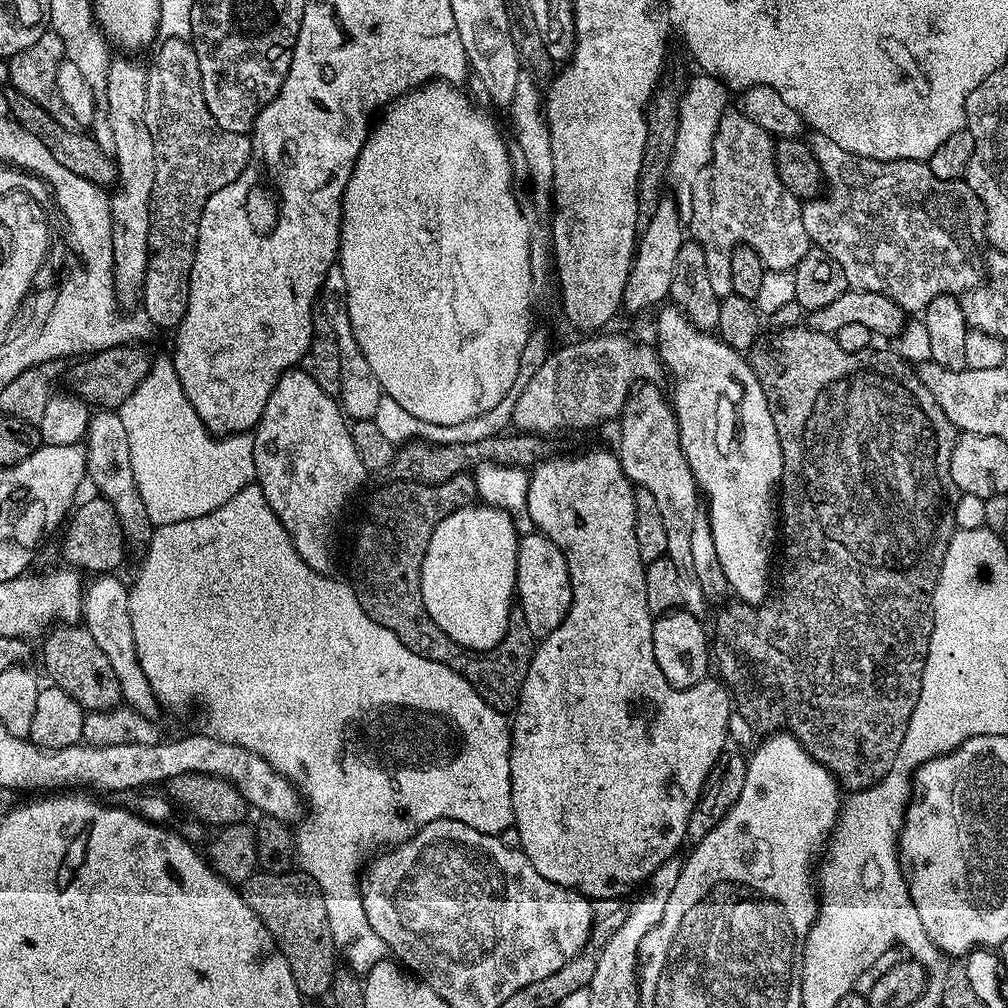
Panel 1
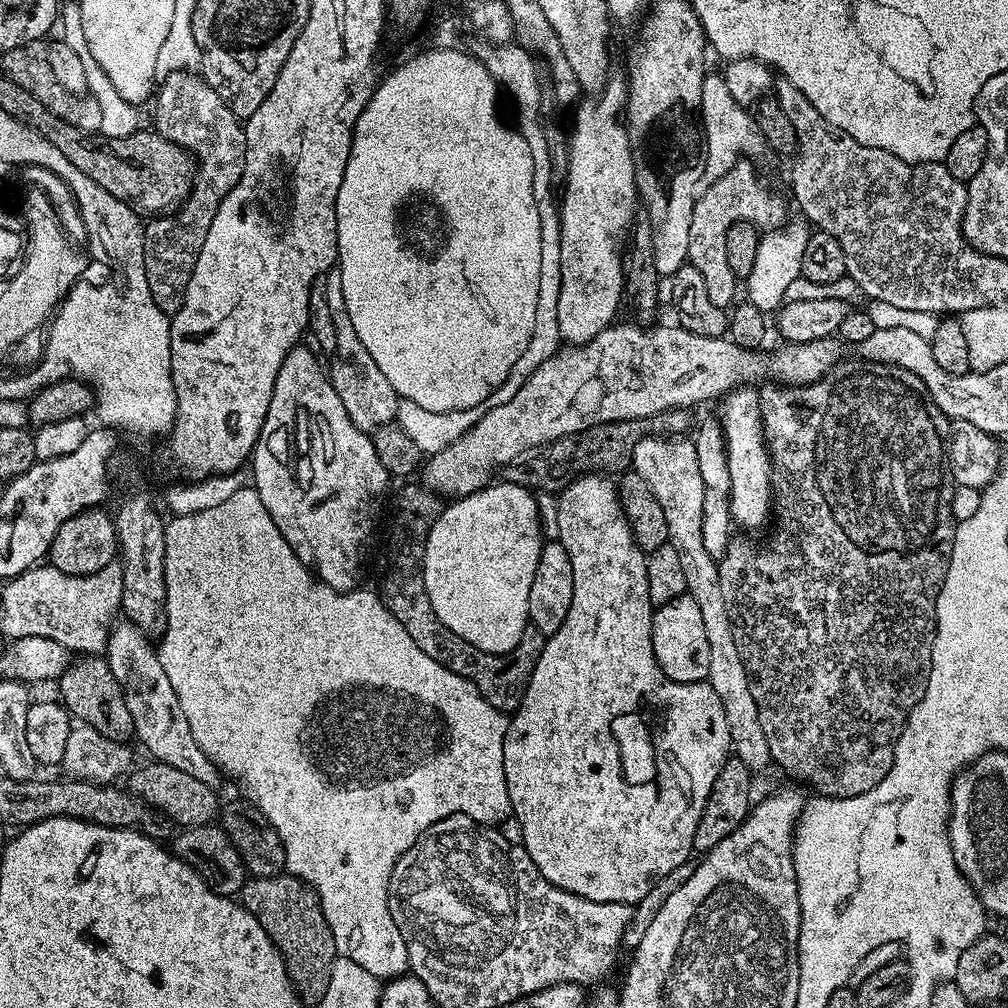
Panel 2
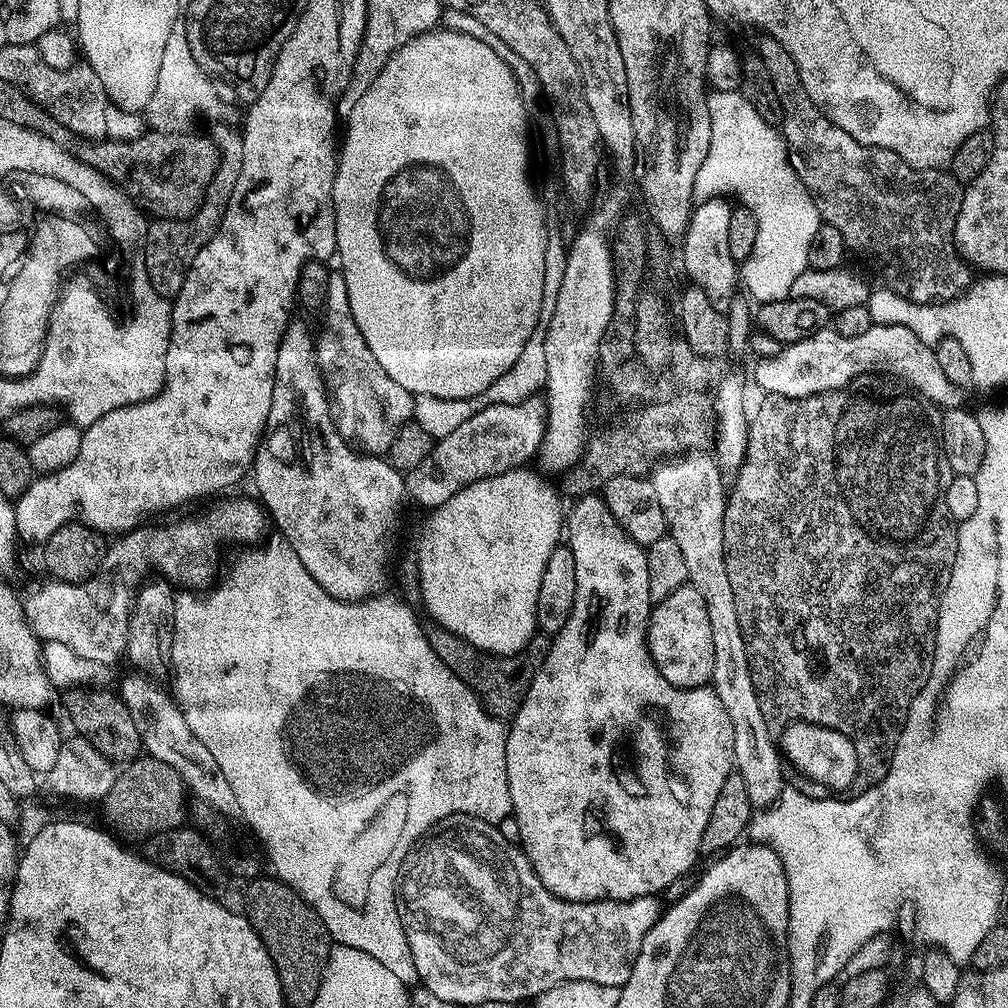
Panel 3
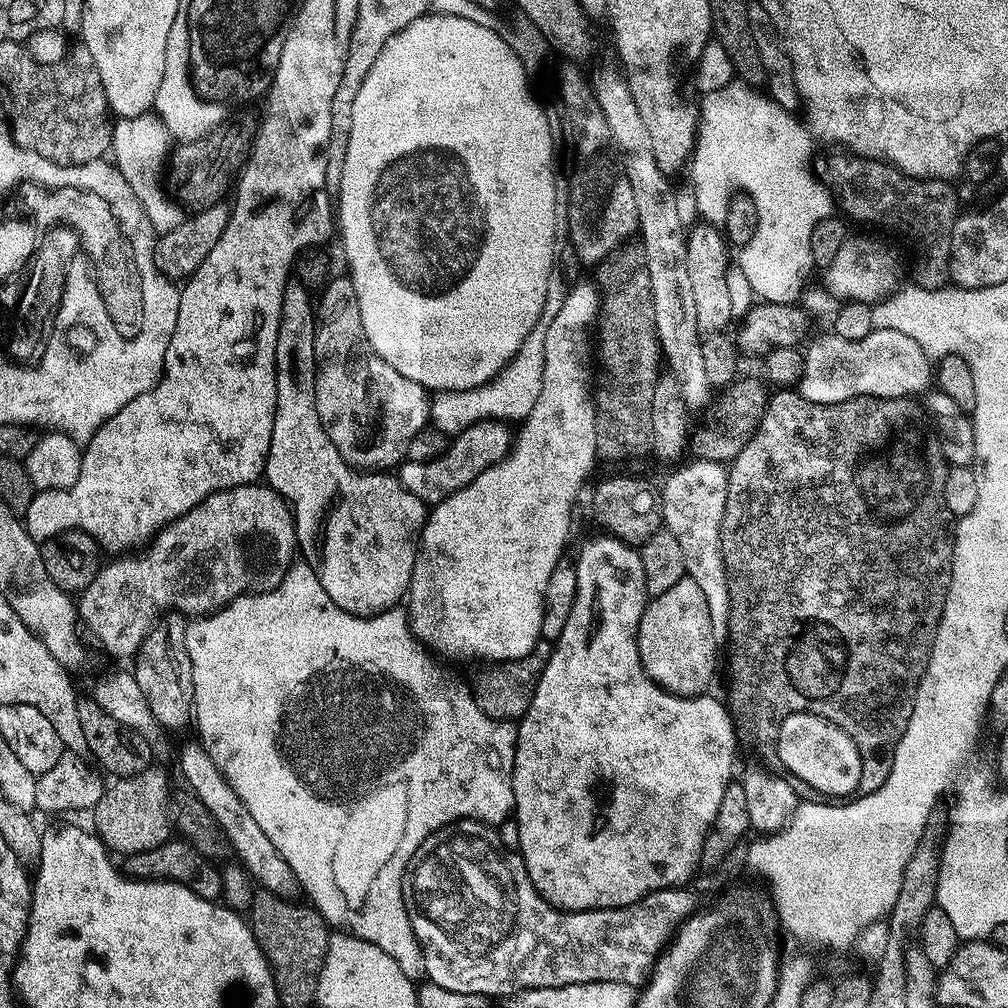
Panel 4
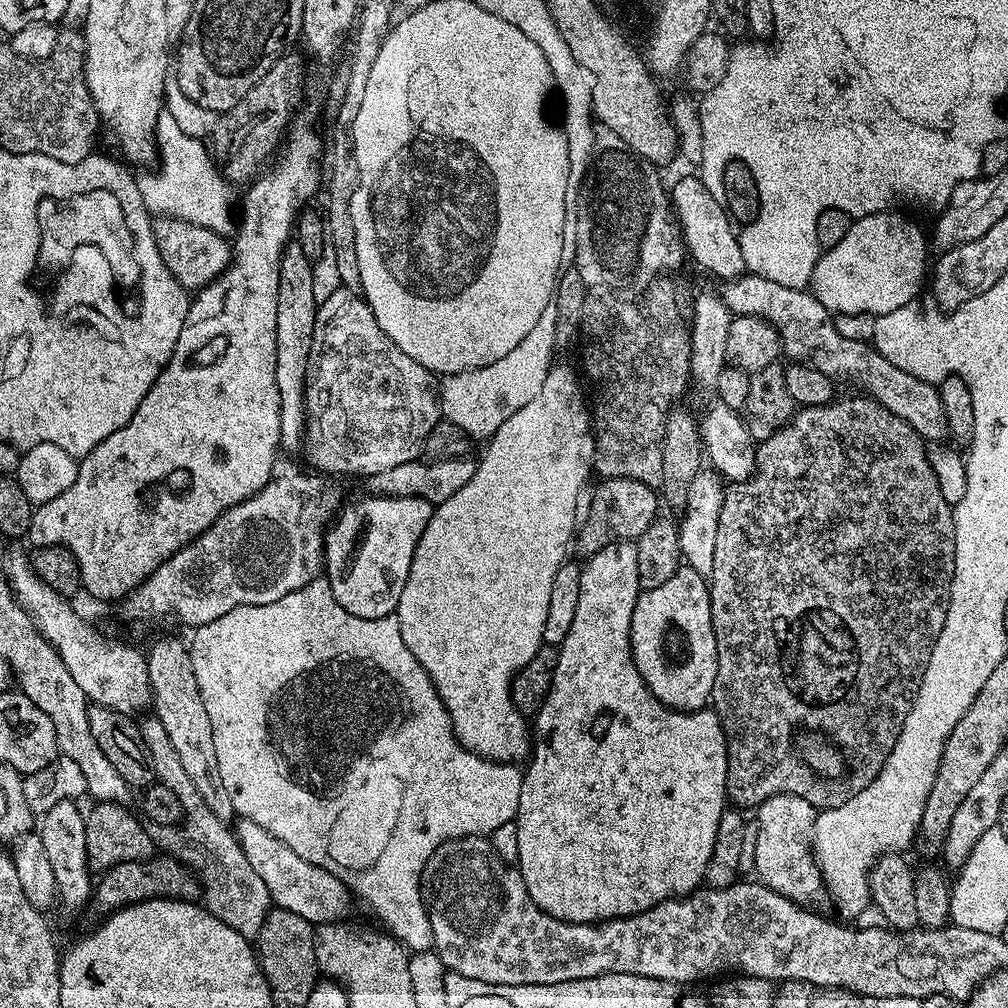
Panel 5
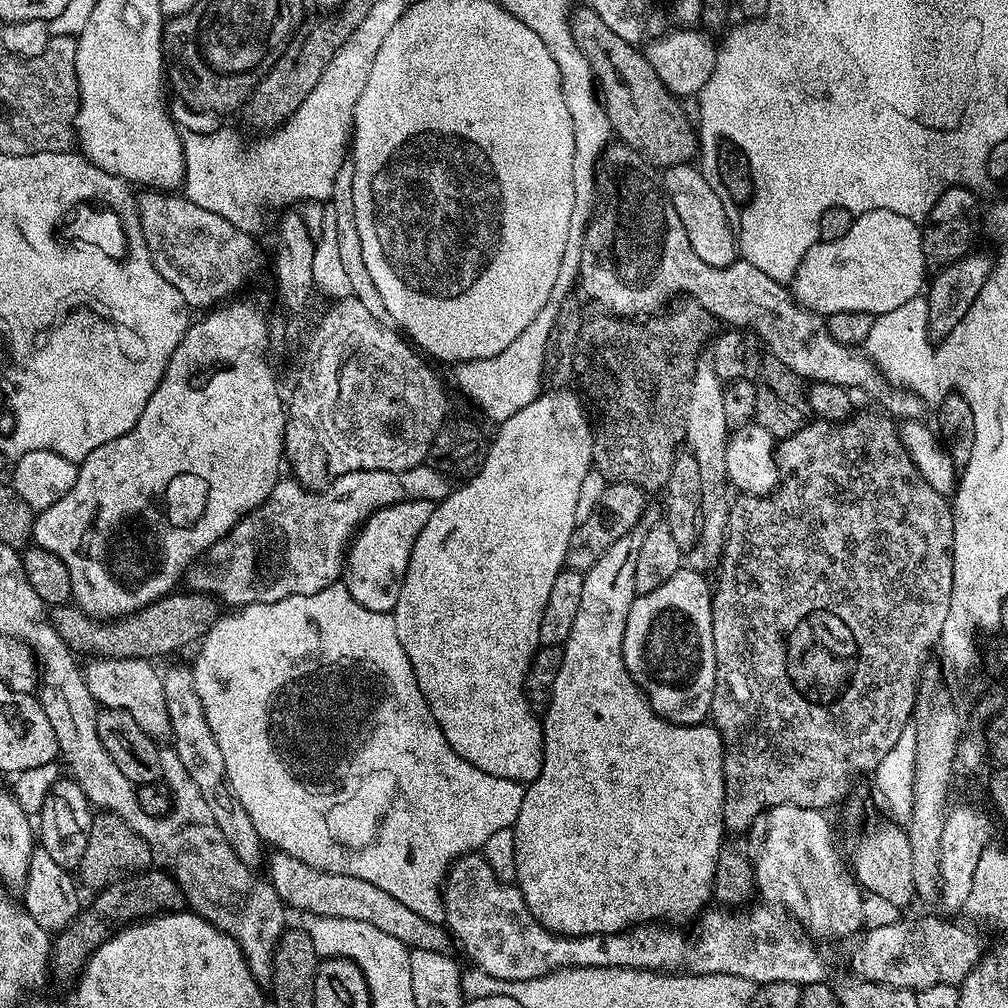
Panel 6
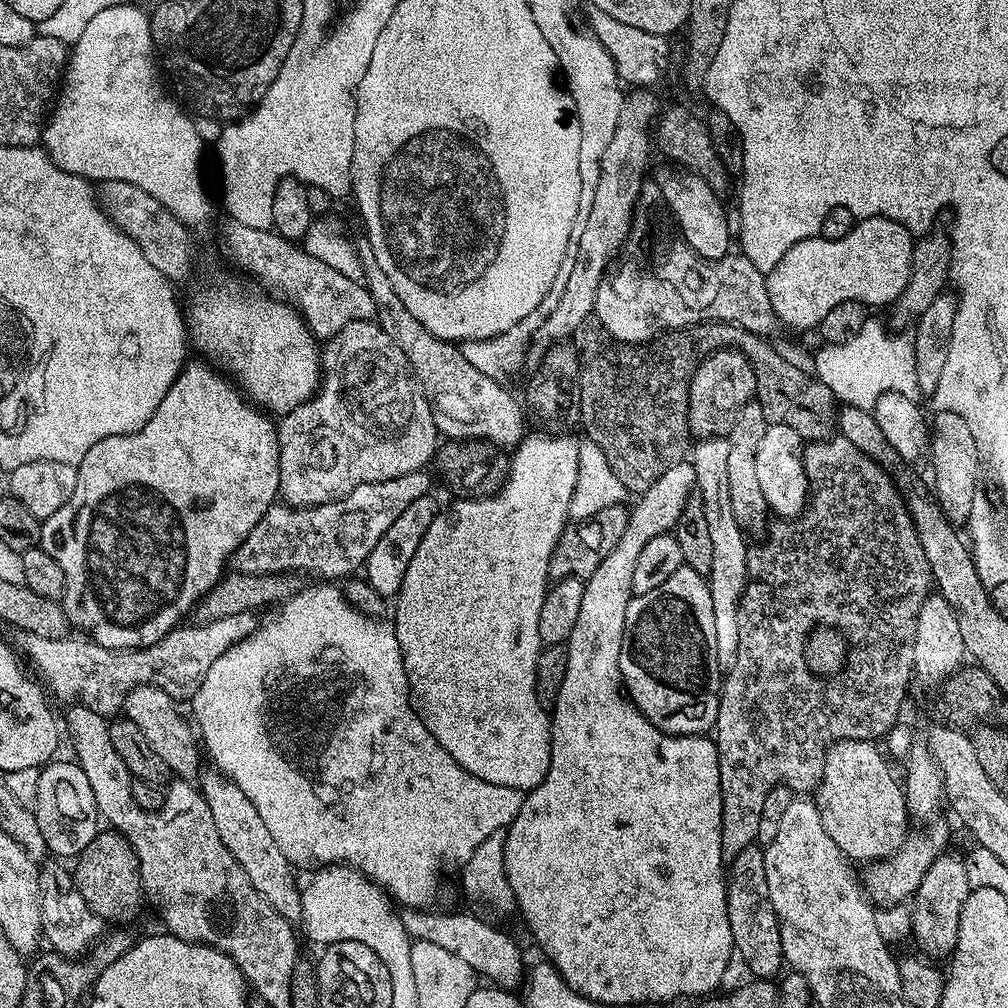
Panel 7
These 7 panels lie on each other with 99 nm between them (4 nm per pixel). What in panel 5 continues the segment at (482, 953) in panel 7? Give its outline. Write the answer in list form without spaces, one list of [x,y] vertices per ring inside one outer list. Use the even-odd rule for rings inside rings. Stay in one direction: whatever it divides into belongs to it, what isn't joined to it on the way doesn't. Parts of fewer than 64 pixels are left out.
[[[237,819],[234,831],[237,842],[242,846],[242,854],[246,854],[250,866],[258,873],[258,878],[262,878],[266,890],[270,890],[275,907],[290,910],[290,914],[298,914],[298,918],[306,918],[314,926],[334,924],[347,917],[344,915],[351,910],[354,896],[335,874],[322,870],[322,866],[314,866],[314,862],[306,862],[306,858],[298,858],[298,854],[294,854],[294,850],[290,850],[290,846],[286,846],[286,842],[282,842],[278,838],[274,838],[274,834],[262,830],[262,826],[258,826],[258,822]]]

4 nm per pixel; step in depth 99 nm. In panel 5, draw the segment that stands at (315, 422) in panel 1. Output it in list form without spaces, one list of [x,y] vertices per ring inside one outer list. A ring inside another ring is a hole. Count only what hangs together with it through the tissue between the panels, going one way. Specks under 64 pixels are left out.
[[[289,242],[278,266],[278,326],[276,327],[276,377],[280,399],[280,448],[301,451],[304,442],[304,387],[310,362],[317,302],[313,293],[313,261],[306,258],[297,242]],[[375,494],[365,497],[354,501],[345,512],[343,509],[325,531],[323,571],[342,610],[363,620],[373,620],[395,613],[410,574],[410,562],[414,562],[418,538],[422,538],[434,506],[422,498]]]

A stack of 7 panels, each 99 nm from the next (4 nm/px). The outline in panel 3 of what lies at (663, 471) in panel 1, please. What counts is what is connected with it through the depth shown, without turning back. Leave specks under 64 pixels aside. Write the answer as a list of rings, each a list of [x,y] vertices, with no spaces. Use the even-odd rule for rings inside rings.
[[[689,455],[675,462],[664,462],[651,473],[654,494],[658,494],[658,506],[662,506],[667,535],[678,542],[686,561],[688,583],[706,598],[706,610],[710,614],[710,634],[714,638],[714,670],[711,687],[716,697],[722,702],[722,710],[726,710],[726,718],[730,726],[734,726],[734,768],[740,773],[742,782],[746,782],[746,791],[750,793],[753,809],[771,808],[780,799],[780,792],[786,786],[782,752],[777,741],[772,740],[773,729],[762,716],[762,706],[758,702],[756,687],[750,674],[750,666],[746,658],[746,642],[742,638],[742,630],[738,626],[738,609],[734,606],[734,586],[730,586],[730,578],[726,575],[726,558],[724,557],[724,505],[726,503],[726,480],[721,475],[720,467],[715,459],[704,456]]]

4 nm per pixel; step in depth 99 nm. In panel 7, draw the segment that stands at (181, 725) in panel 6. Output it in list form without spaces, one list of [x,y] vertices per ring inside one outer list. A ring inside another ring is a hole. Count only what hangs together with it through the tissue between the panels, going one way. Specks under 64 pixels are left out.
[[[216,770],[211,771],[205,771],[199,777],[198,787],[204,793],[204,801],[210,806],[210,814],[214,814],[218,838],[222,838],[226,850],[230,850],[242,870],[246,870],[246,878],[250,878],[254,890],[258,890],[258,894],[270,902],[272,909],[290,921],[299,921],[302,917],[302,884],[296,881],[297,869],[288,861],[286,854],[282,854],[274,838],[270,838],[270,830],[266,822],[262,822],[258,810],[254,810],[254,802],[250,802],[250,798],[246,798],[246,794],[242,794],[242,790],[238,790],[238,786],[227,776]]]

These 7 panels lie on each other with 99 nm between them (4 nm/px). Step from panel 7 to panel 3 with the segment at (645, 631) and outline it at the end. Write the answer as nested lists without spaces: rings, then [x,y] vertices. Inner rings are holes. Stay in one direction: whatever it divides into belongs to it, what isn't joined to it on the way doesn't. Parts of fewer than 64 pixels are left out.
[[[686,583],[674,594],[659,601],[648,618],[648,653],[658,666],[662,678],[679,688],[703,688],[712,679],[714,670],[714,638],[710,634],[710,614],[706,610],[706,598],[698,590]]]

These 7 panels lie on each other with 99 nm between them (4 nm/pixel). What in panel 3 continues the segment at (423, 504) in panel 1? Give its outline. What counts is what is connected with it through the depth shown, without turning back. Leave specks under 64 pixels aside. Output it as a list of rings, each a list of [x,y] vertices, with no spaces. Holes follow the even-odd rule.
[[[439,626],[433,629],[428,632],[428,641],[434,654],[438,654],[438,658],[442,658],[442,662],[446,662],[446,666],[450,666],[450,670],[454,670],[454,674],[458,674],[458,678],[462,678],[466,686],[470,686],[473,694],[480,699],[480,705],[485,712],[503,721],[515,716],[530,690],[530,682],[534,682],[534,674],[538,674],[546,658],[550,647],[549,637],[537,634],[521,652],[516,652],[513,656],[497,656],[491,652],[480,651],[472,644],[467,644],[462,637],[445,632]]]

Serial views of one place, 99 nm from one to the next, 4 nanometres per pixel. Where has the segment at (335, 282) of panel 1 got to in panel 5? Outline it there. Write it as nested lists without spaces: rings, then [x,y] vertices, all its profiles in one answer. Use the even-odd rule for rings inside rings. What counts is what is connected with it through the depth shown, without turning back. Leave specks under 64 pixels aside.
[[[340,287],[318,305],[304,387],[302,445],[303,455],[308,455],[317,473],[357,472],[361,478],[367,478],[376,472],[402,466],[402,462],[419,460],[430,430],[434,430],[441,418],[437,377],[390,342],[360,292]]]

